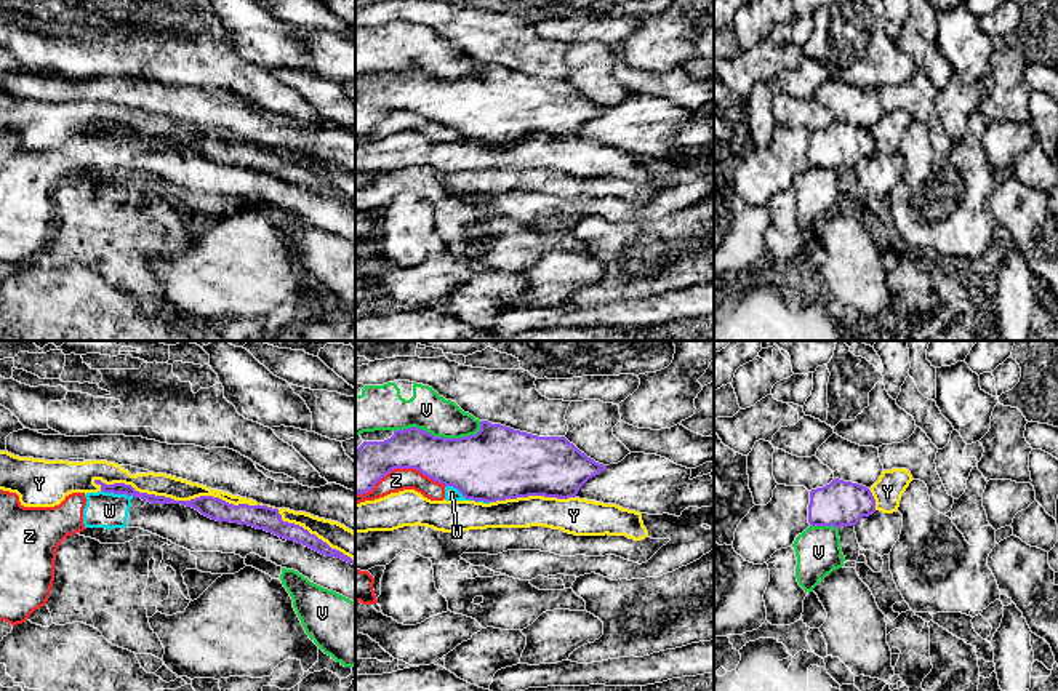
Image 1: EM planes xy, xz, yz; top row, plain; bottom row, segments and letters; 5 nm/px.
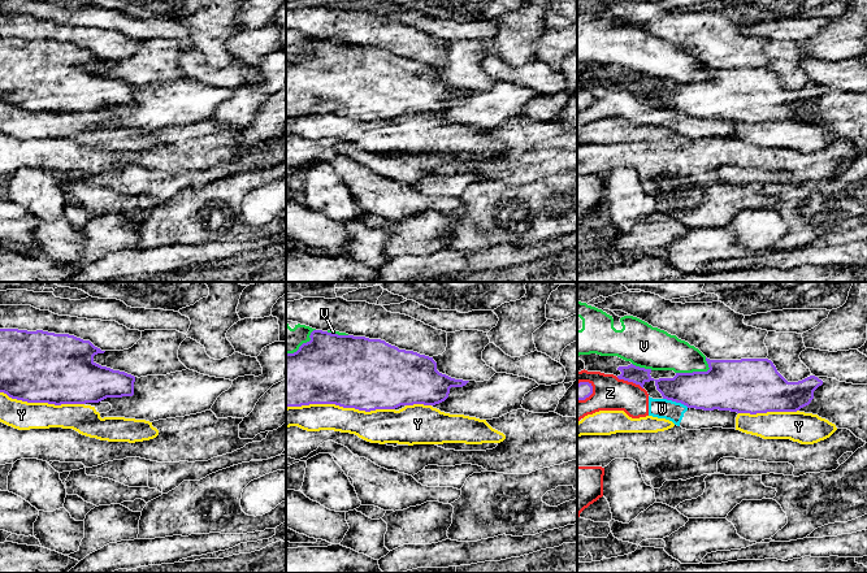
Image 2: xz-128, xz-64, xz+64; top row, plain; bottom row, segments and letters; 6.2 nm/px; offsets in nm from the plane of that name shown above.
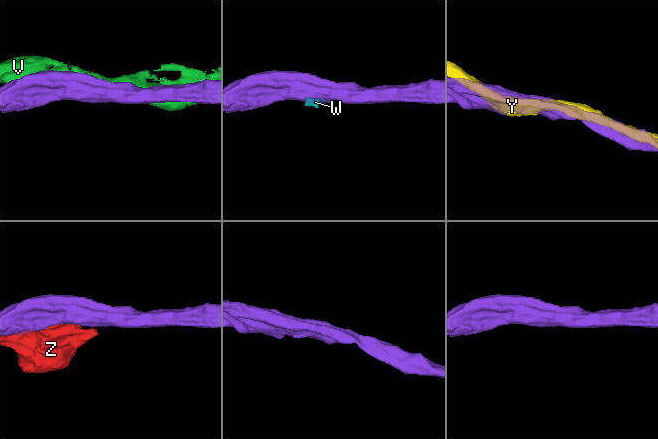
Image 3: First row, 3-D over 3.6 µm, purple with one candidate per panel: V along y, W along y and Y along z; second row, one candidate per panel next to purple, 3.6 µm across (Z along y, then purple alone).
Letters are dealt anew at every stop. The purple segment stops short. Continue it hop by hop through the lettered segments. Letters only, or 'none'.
none

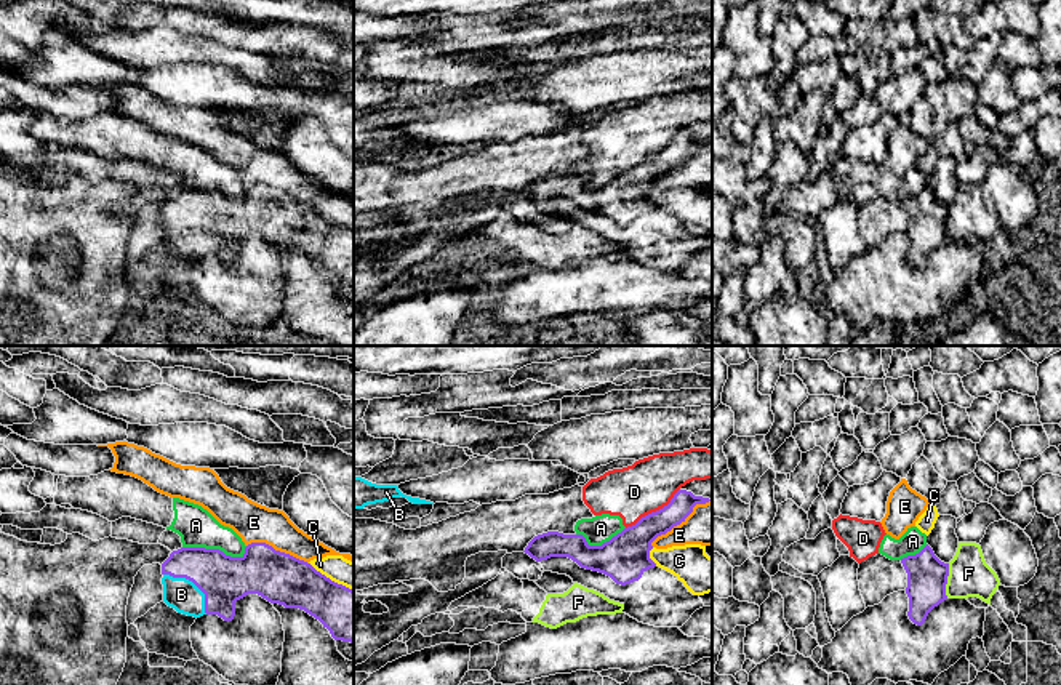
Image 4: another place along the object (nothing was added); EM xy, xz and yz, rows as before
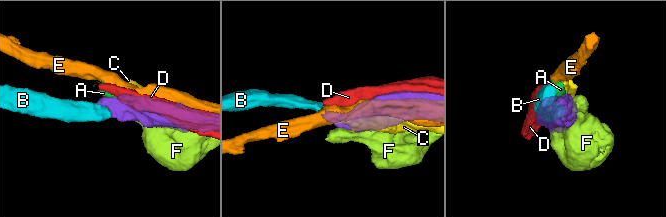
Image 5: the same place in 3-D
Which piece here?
B

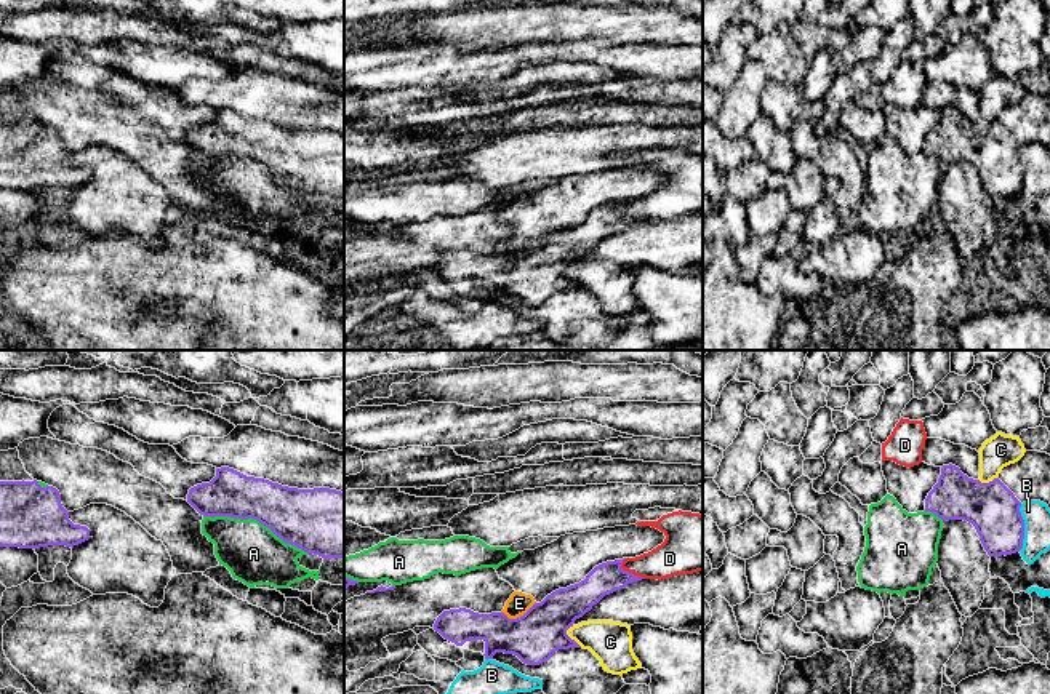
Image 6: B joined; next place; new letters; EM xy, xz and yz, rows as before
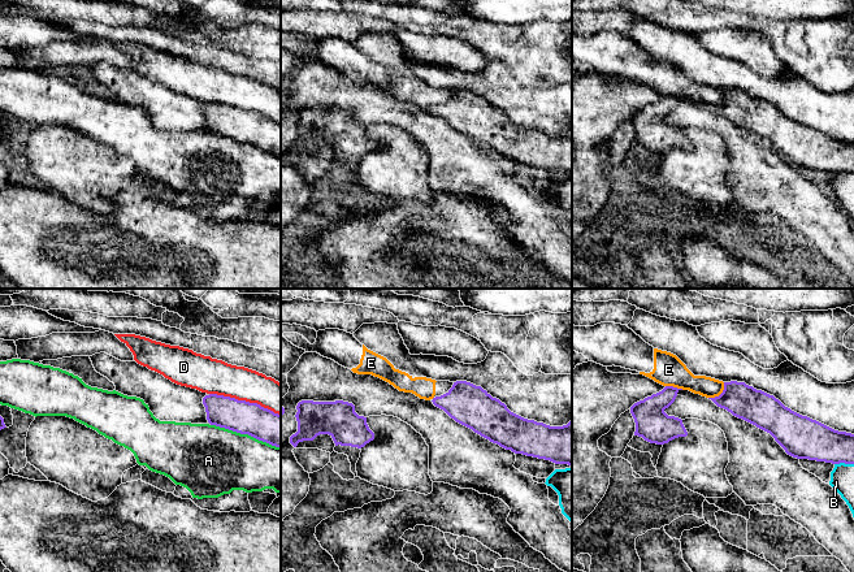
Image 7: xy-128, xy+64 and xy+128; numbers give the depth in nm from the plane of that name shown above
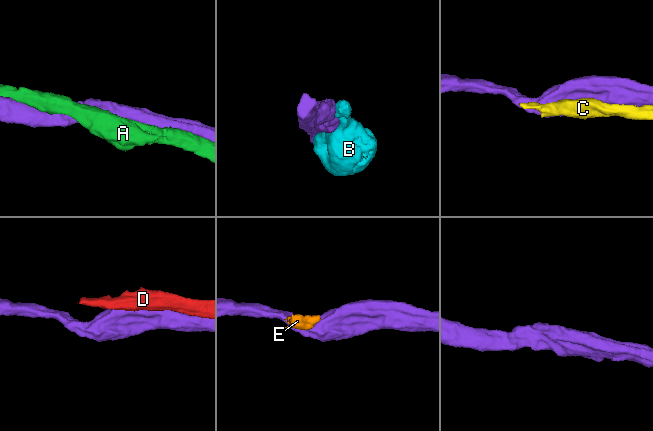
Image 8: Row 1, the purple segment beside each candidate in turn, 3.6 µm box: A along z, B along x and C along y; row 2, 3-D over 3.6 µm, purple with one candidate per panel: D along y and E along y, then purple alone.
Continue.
none

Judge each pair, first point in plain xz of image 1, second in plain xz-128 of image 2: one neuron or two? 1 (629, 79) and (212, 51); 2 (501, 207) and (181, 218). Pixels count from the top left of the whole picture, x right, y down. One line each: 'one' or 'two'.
1: two
2: two

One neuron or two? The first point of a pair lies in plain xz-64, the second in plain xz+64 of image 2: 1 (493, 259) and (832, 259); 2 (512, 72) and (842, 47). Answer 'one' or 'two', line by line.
1: one
2: two

